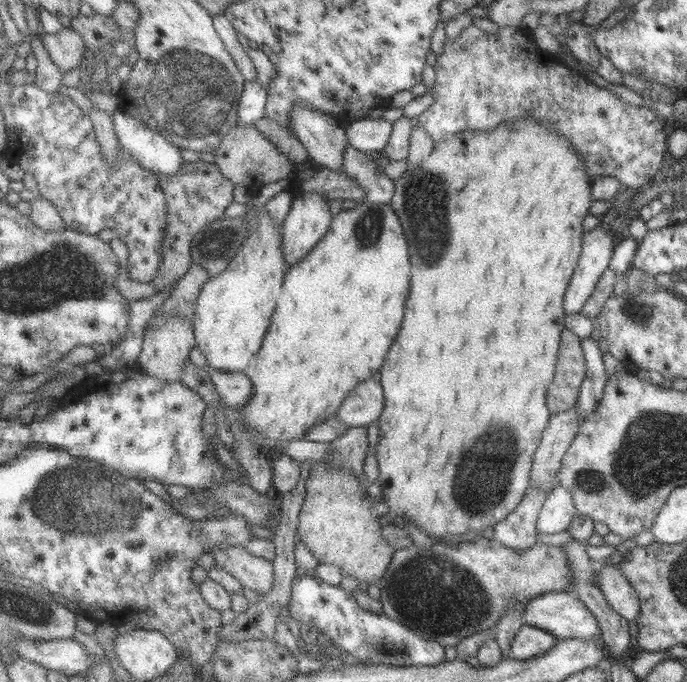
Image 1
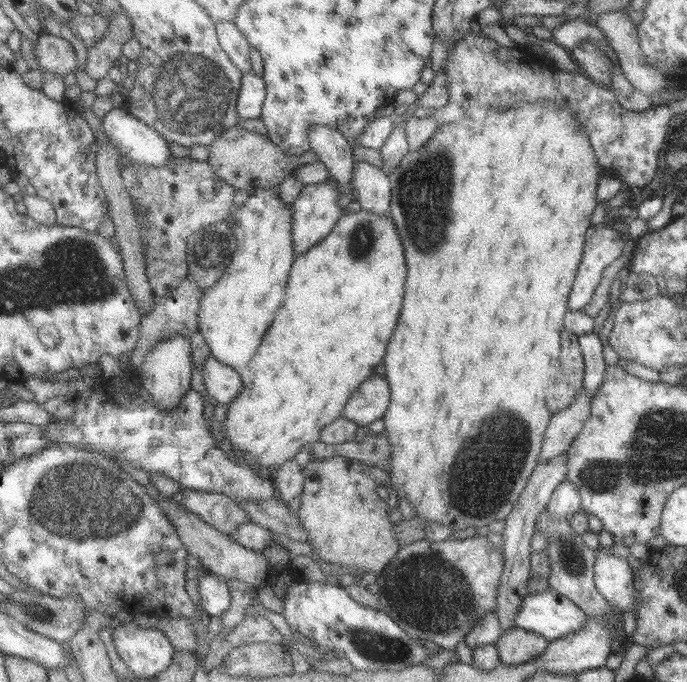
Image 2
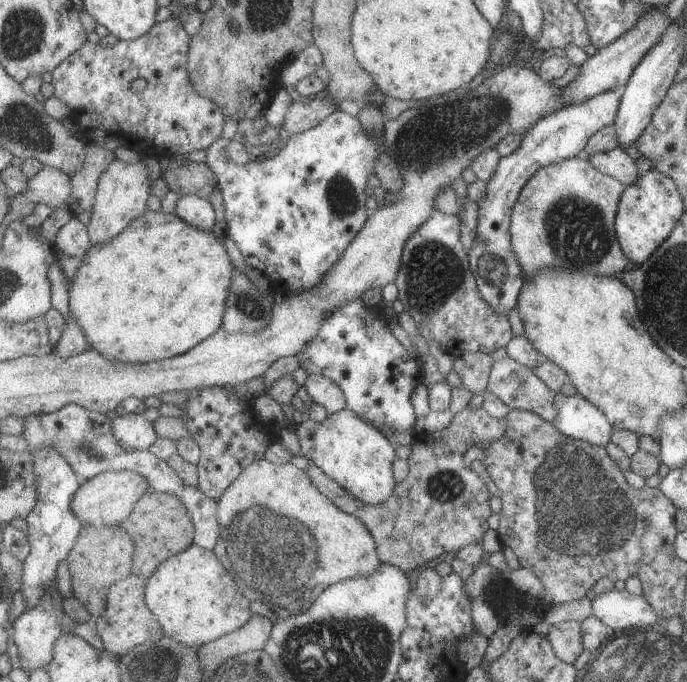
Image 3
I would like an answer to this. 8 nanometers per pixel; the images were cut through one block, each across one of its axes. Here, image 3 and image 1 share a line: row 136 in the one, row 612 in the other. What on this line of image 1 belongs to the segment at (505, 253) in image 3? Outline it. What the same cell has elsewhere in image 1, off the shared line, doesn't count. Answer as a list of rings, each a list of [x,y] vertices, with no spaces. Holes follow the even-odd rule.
[[[553,591],[539,595],[526,604],[523,619],[525,624],[550,632],[559,639],[582,638],[589,639],[597,637],[600,640],[598,621],[594,619],[591,610],[577,596],[569,591]]]

